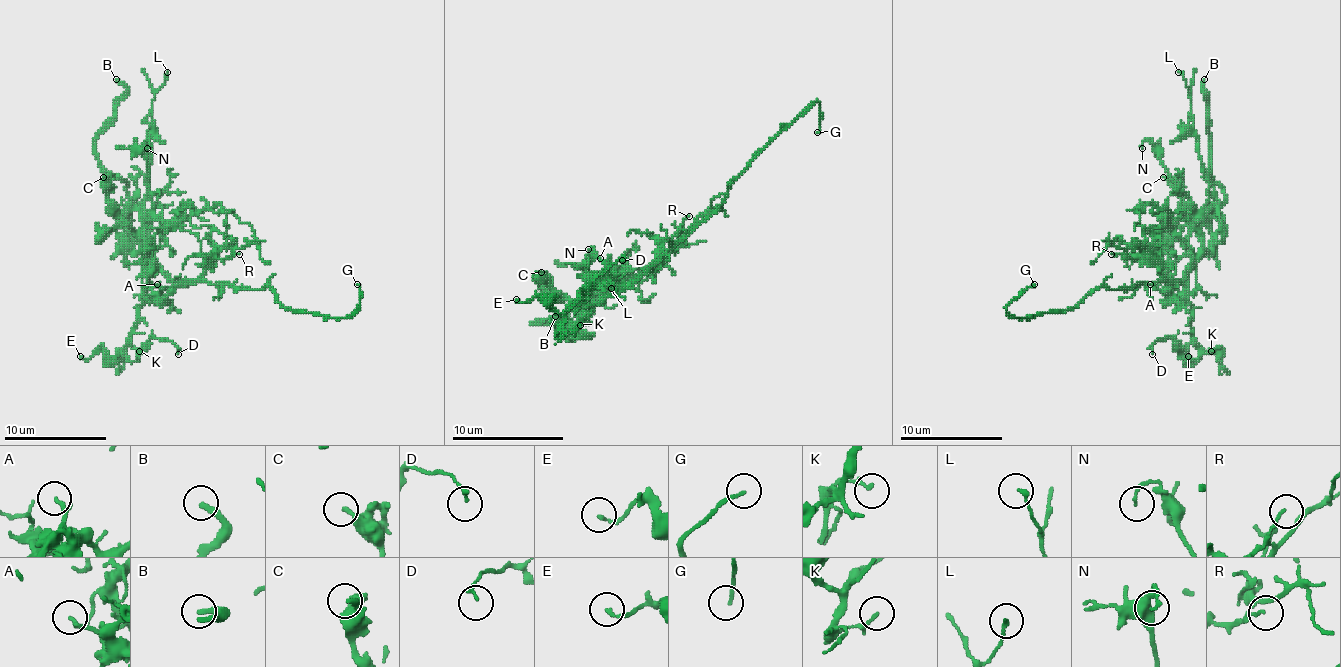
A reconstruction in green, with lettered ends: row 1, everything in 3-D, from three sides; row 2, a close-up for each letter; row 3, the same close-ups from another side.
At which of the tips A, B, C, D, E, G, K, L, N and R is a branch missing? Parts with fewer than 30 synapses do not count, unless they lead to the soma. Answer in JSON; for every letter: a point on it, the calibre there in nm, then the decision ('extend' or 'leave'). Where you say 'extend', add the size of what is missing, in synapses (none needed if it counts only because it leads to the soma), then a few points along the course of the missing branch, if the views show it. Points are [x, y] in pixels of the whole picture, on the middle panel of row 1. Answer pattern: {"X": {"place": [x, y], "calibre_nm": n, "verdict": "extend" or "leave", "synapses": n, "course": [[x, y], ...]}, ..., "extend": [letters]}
{"A": {"place": [600, 258], "calibre_nm": 170, "verdict": "leave"}, "B": {"place": [555, 316], "calibre_nm": 280, "verdict": "extend", "synapses": 40, "course": [[555, 316], [544, 316], [563, 308], [547, 305], [555, 297], [561, 305], [563, 294], [549, 288]]}, "C": {"place": [541, 272], "calibre_nm": 200, "verdict": "leave"}, "D": {"place": [622, 260], "calibre_nm": 130, "verdict": "leave"}, "E": {"place": [516, 299], "calibre_nm": 130, "verdict": "leave"}, "G": {"place": [817, 132], "calibre_nm": 130, "verdict": "extend", "course": [[817, 132], [797, 191], [781, 213], [772, 235]]}, "K": {"place": [580, 325], "calibre_nm": 180, "verdict": "leave"}, "L": {"place": [611, 288], "calibre_nm": 140, "verdict": "leave"}, "N": {"place": [588, 249], "calibre_nm": 110, "verdict": "leave"}, "R": {"place": [689, 216], "calibre_nm": 120, "verdict": "leave"}, "extend": ["B", "G"]}

